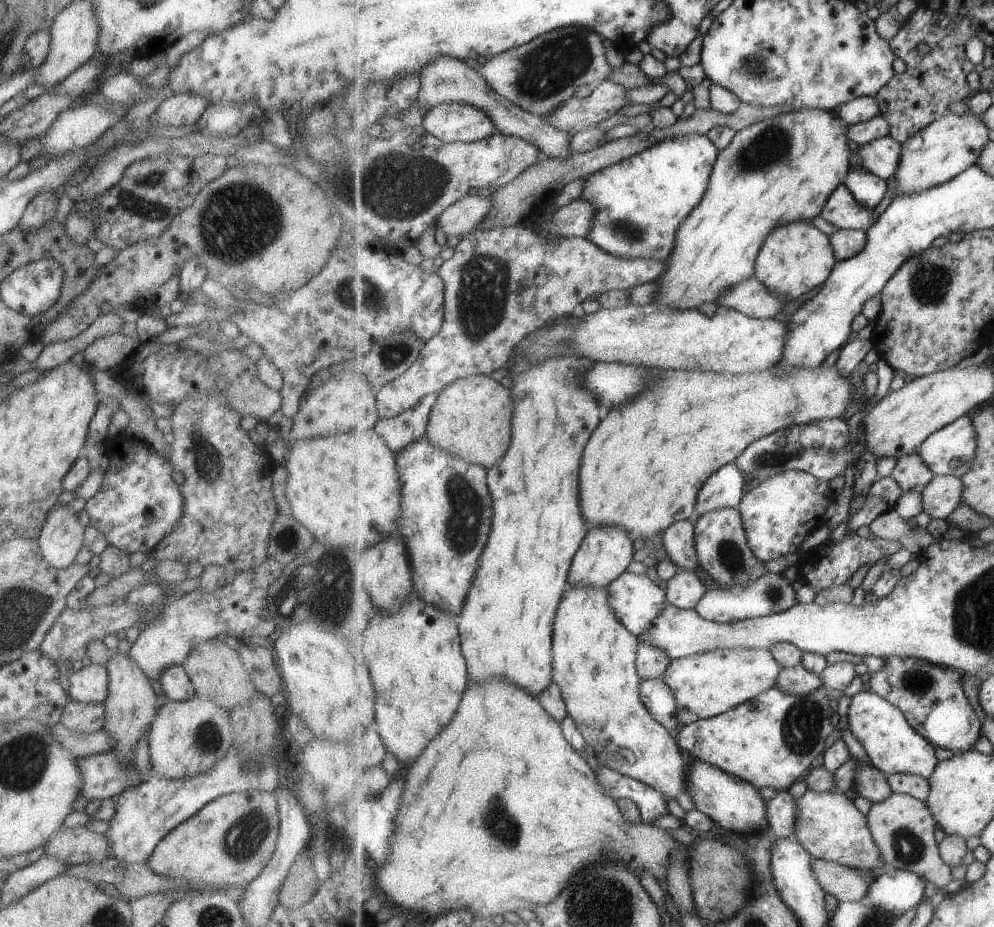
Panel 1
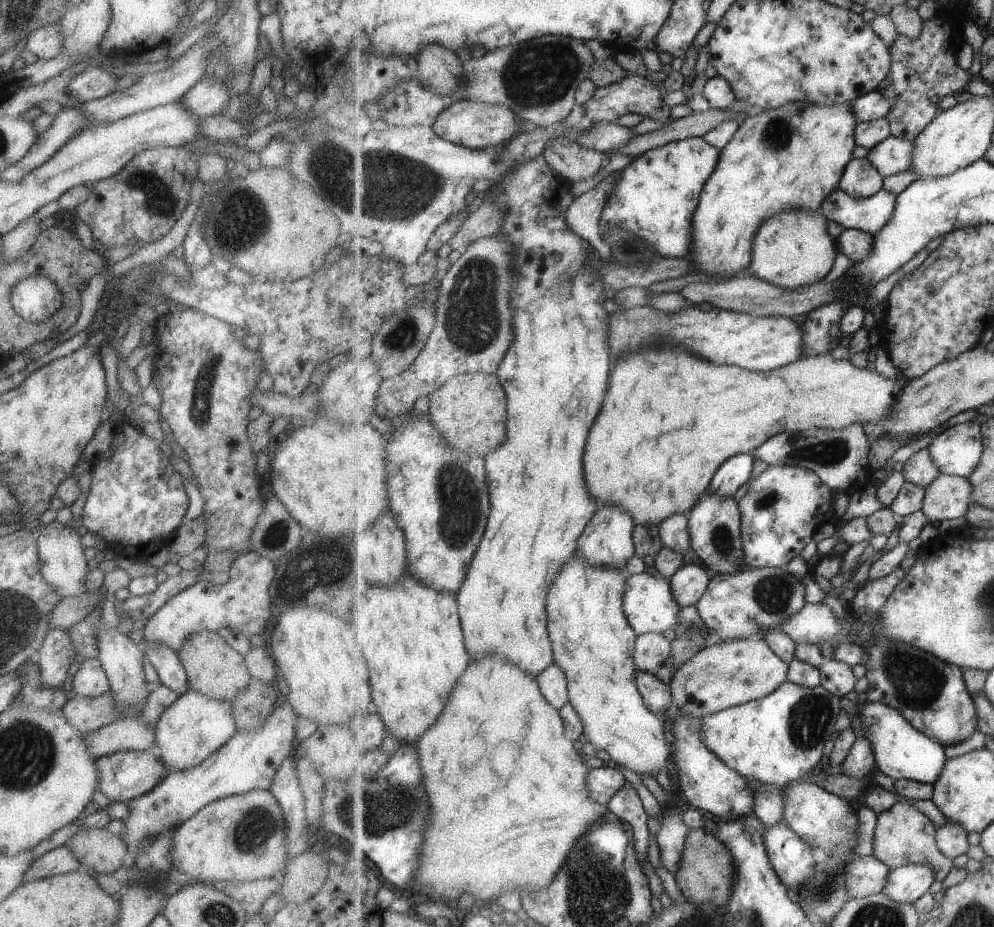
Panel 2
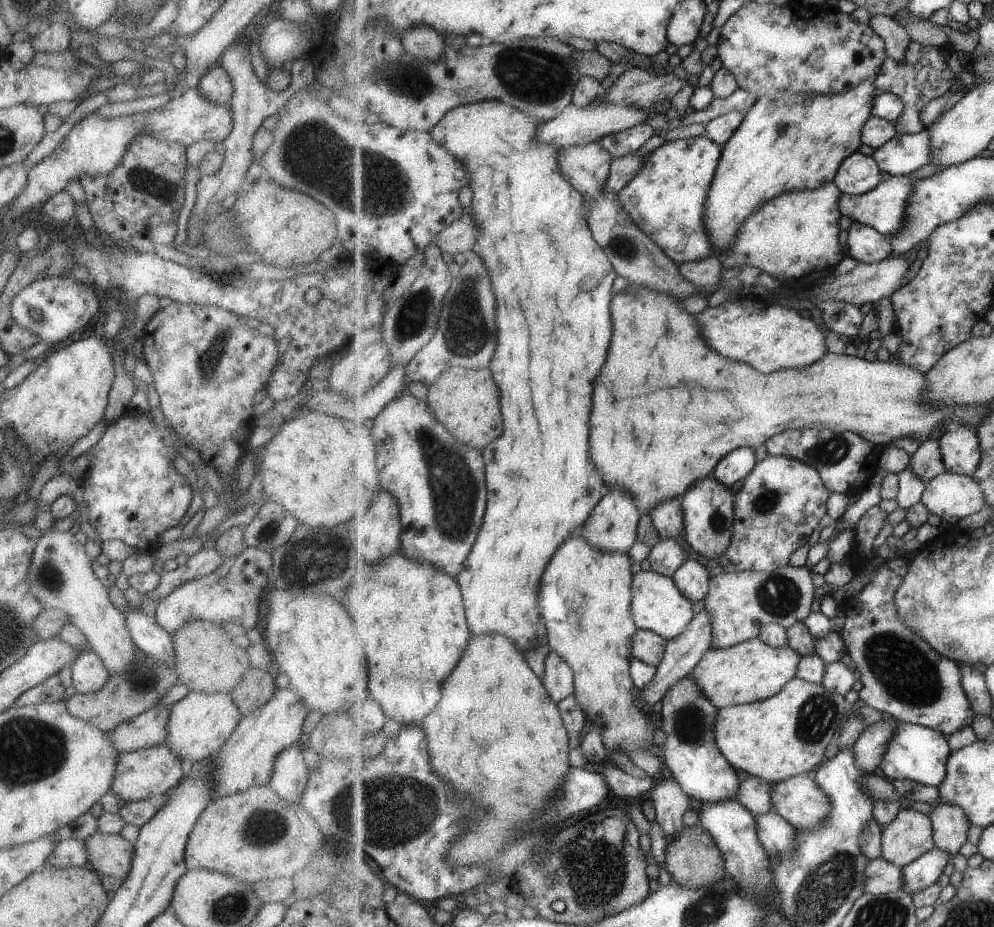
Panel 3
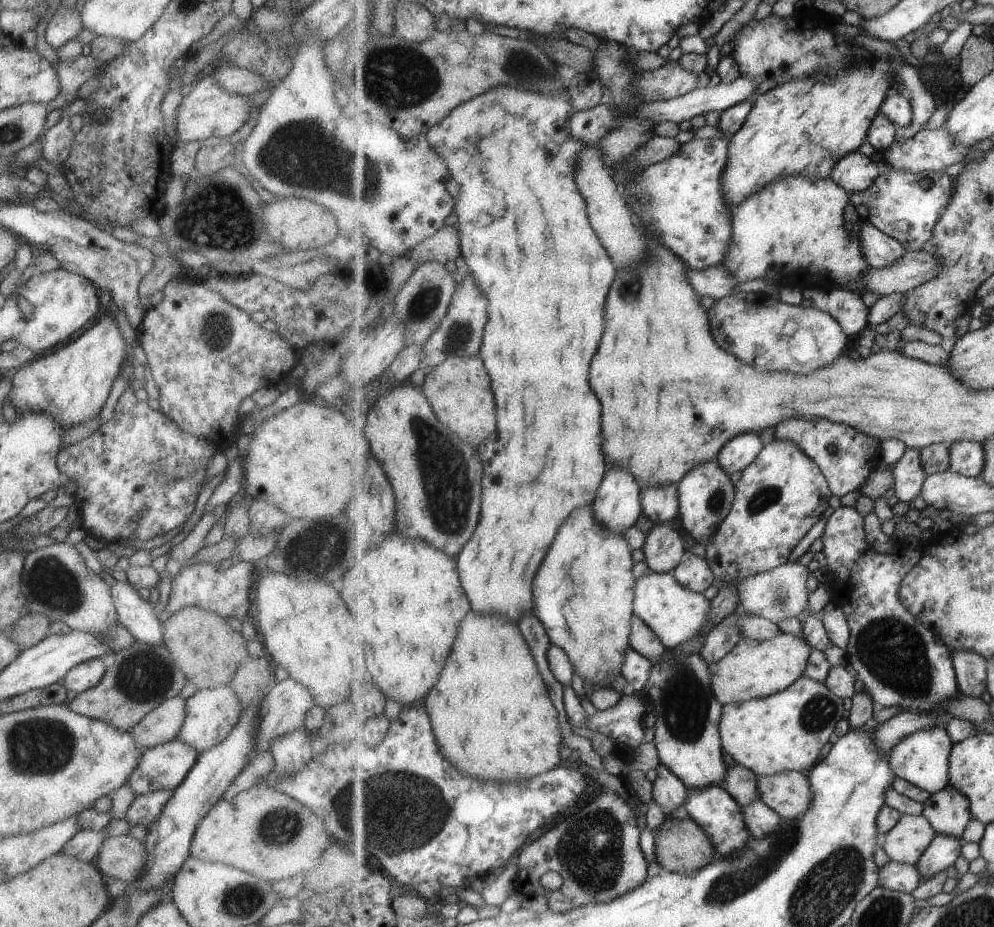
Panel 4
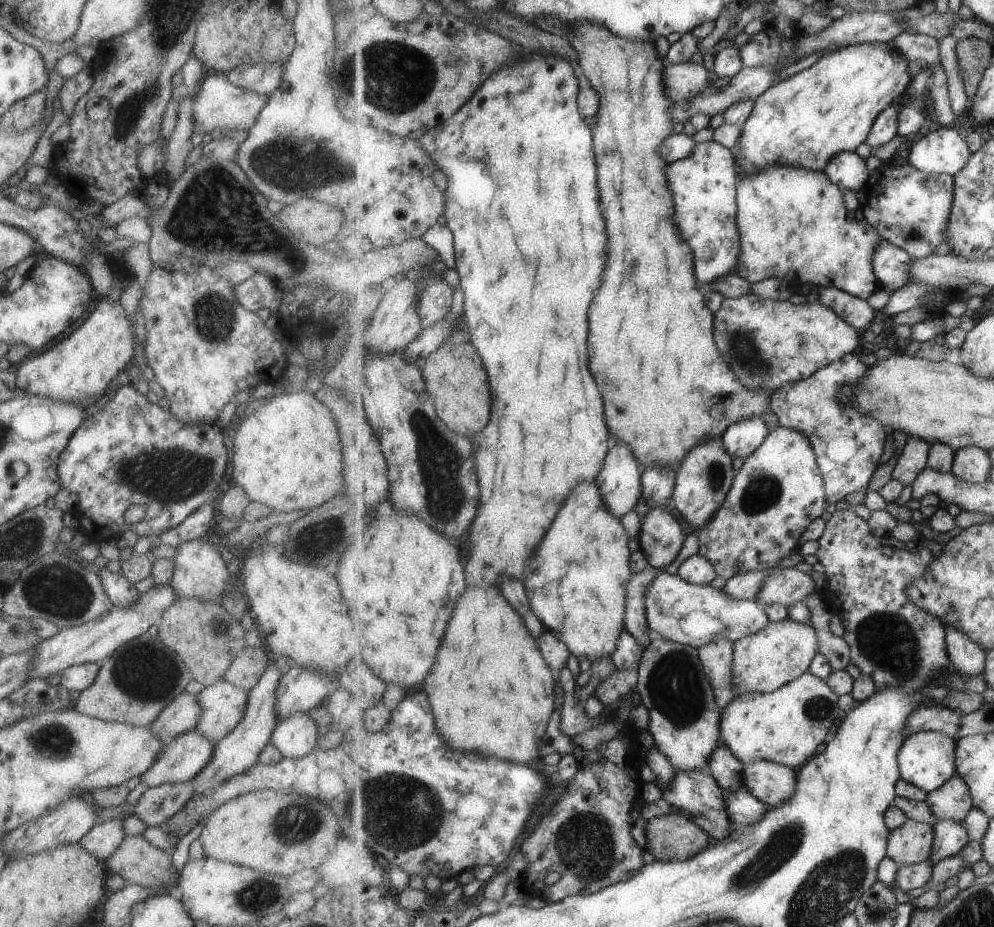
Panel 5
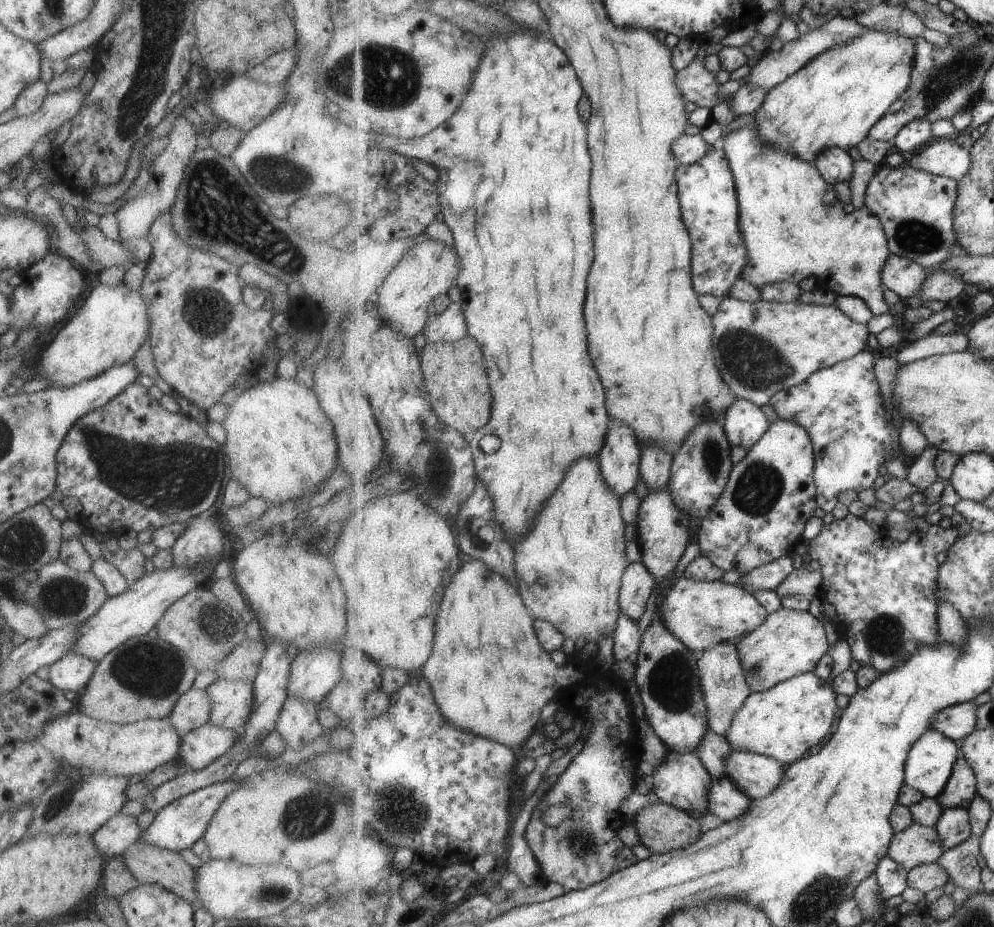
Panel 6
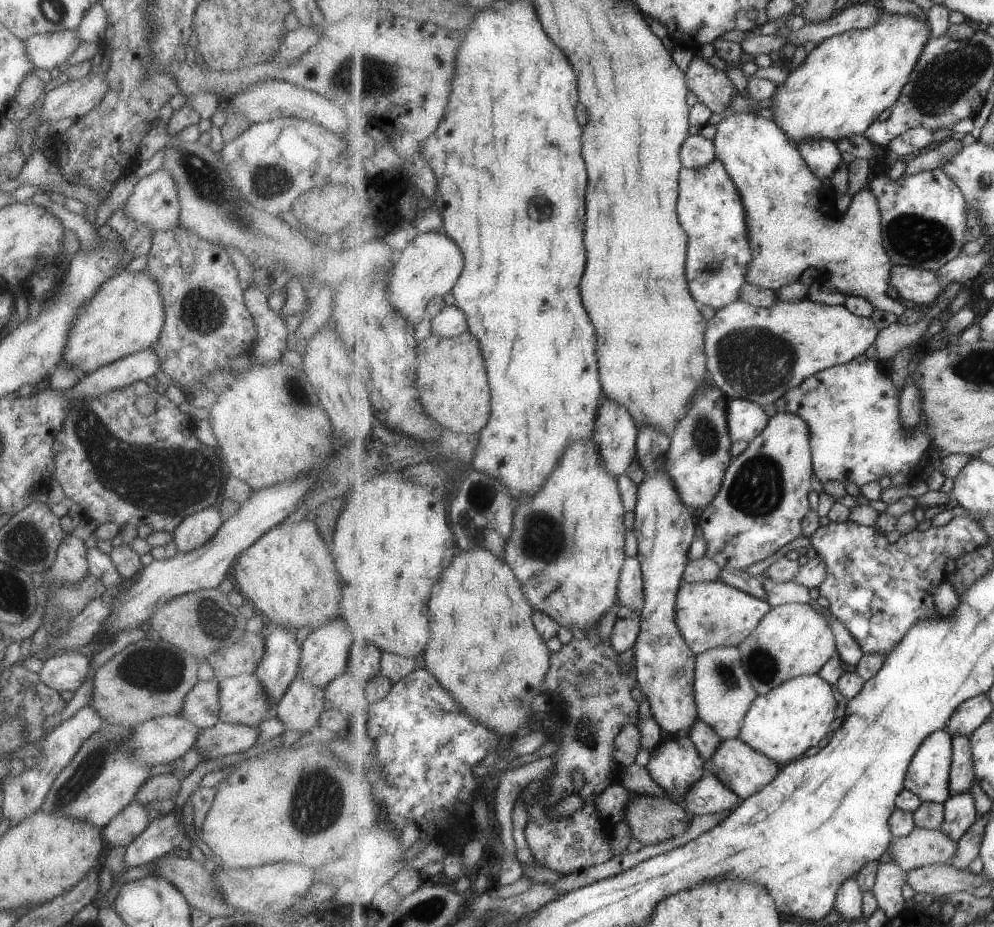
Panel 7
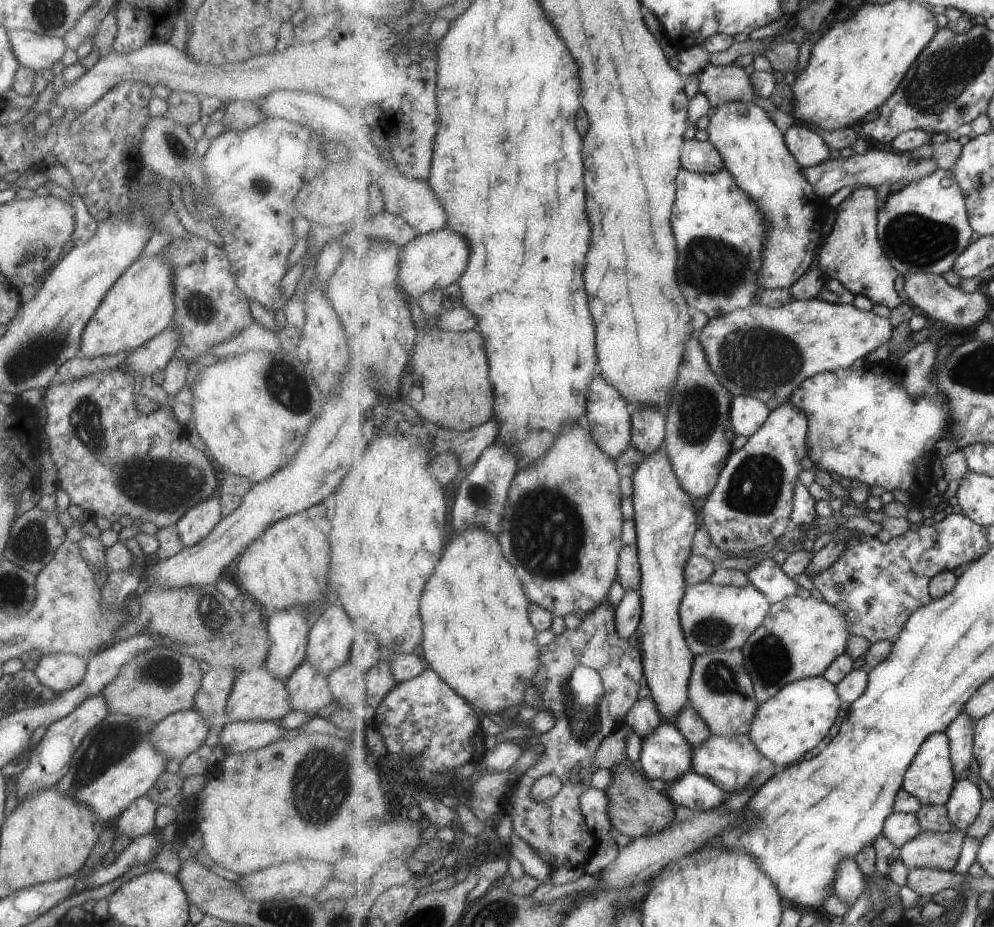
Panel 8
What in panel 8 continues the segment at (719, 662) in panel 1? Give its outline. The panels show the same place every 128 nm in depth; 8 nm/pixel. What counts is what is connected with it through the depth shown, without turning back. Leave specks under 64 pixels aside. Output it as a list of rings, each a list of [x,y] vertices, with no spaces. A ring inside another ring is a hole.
[[[789,596],[772,604],[765,622],[743,645],[745,668],[754,682],[757,702],[763,704],[784,686],[804,678],[817,677],[847,650],[851,625],[845,614],[827,601]]]

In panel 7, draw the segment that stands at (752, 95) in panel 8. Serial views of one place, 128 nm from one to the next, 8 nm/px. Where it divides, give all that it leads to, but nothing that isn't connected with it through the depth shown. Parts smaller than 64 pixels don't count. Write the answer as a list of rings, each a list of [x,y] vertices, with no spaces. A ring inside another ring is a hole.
[[[696,56],[686,70],[689,92],[695,94],[698,102],[703,102],[715,114],[720,114],[731,104],[736,94],[735,84],[725,74],[717,70],[702,56]]]

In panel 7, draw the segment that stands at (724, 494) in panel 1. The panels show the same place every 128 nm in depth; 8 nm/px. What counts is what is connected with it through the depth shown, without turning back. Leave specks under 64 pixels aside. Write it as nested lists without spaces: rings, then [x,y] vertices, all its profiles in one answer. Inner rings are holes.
[[[728,399],[729,434],[734,442],[753,442],[769,426],[765,408],[749,399]]]

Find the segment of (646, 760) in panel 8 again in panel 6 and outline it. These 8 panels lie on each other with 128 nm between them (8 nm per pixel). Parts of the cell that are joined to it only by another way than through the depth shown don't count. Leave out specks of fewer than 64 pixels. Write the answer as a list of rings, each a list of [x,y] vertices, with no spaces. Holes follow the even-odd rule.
[[[670,750],[661,766],[653,768],[653,786],[656,796],[671,806],[676,806],[696,817],[703,812],[709,813],[709,792],[713,788],[714,778],[701,760],[698,750],[677,752]]]

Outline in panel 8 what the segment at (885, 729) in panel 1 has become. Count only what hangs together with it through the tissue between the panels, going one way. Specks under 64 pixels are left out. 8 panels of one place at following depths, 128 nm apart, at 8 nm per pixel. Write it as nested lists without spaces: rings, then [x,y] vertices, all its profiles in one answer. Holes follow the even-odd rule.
[[[941,731],[932,734],[913,759],[908,773],[905,774],[903,789],[911,796],[915,796],[922,806],[946,805],[952,797],[953,789],[958,780],[951,754],[951,739],[945,731]]]

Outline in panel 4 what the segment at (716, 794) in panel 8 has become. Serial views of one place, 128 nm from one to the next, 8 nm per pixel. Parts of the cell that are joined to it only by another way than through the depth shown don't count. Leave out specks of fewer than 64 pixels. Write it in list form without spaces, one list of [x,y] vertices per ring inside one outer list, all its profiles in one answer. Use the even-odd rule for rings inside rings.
[[[761,799],[743,807],[745,822],[753,838],[763,840],[781,828],[782,816]]]

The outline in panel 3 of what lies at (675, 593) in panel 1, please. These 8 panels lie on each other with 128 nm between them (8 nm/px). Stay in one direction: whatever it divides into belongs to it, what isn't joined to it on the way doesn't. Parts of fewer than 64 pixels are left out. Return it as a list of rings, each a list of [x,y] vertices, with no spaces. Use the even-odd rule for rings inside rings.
[[[686,560],[672,577],[675,579],[679,590],[691,602],[705,598],[711,588],[712,576],[709,570],[697,560]]]

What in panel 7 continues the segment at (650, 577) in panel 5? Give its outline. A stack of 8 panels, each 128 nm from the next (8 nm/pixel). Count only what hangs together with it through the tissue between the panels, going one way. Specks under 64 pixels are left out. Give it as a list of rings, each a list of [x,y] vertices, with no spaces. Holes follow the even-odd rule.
[[[627,557],[619,580],[619,600],[621,605],[642,610],[645,606],[645,582],[638,557]]]

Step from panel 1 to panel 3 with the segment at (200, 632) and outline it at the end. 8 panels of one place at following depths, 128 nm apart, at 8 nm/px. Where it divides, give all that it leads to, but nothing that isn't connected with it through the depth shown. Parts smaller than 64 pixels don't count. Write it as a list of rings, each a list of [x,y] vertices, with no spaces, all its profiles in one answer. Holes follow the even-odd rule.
[[[245,547],[231,560],[227,574],[223,578],[213,573],[188,580],[172,588],[156,603],[152,612],[157,626],[160,626],[169,636],[189,622],[189,620],[203,620],[213,622],[217,626],[229,623],[241,628],[253,628],[257,620],[257,610],[260,604],[261,592],[267,587],[267,574],[270,571],[271,558],[262,550]]]

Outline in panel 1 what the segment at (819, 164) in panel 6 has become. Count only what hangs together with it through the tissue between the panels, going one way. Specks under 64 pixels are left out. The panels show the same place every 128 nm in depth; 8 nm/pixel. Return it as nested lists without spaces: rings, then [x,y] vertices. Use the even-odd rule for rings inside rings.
[[[852,168],[844,183],[861,203],[861,206],[869,208],[876,208],[883,200],[889,185],[889,181],[867,172],[867,170],[861,170],[861,168]]]

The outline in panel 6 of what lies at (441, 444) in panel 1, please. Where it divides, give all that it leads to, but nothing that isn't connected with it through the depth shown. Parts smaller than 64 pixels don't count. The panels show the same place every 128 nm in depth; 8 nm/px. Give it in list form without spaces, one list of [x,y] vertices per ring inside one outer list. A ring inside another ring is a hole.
[[[465,336],[457,342],[426,343],[420,360],[427,380],[432,410],[447,427],[453,427],[470,437],[475,430],[491,420],[493,392],[485,366],[485,356],[475,338]]]

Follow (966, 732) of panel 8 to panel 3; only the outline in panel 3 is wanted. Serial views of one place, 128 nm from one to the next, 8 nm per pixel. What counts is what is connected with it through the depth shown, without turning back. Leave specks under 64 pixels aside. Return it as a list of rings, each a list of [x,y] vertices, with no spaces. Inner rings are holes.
[[[939,800],[930,817],[936,845],[949,854],[960,853],[961,848],[967,844],[972,825],[967,811],[961,806],[945,804]]]

